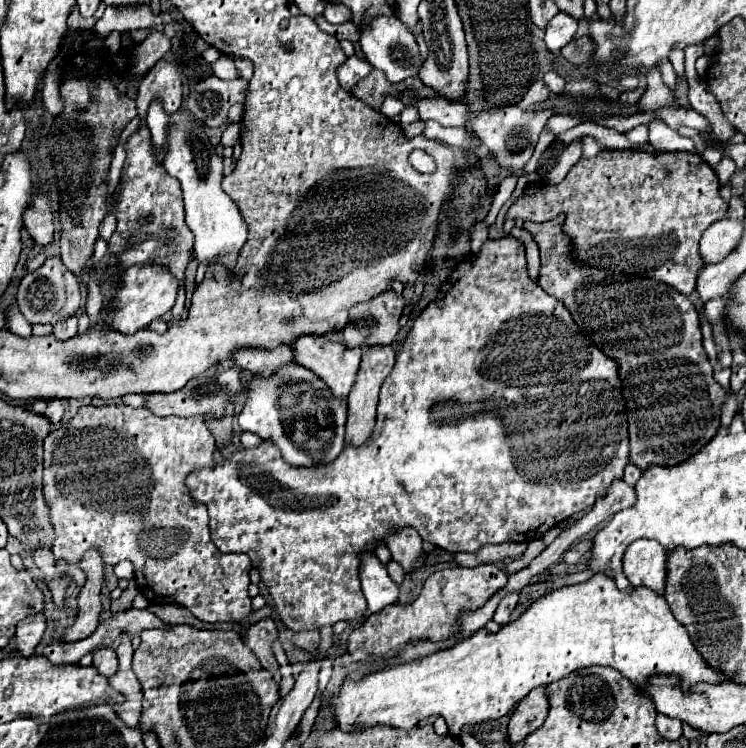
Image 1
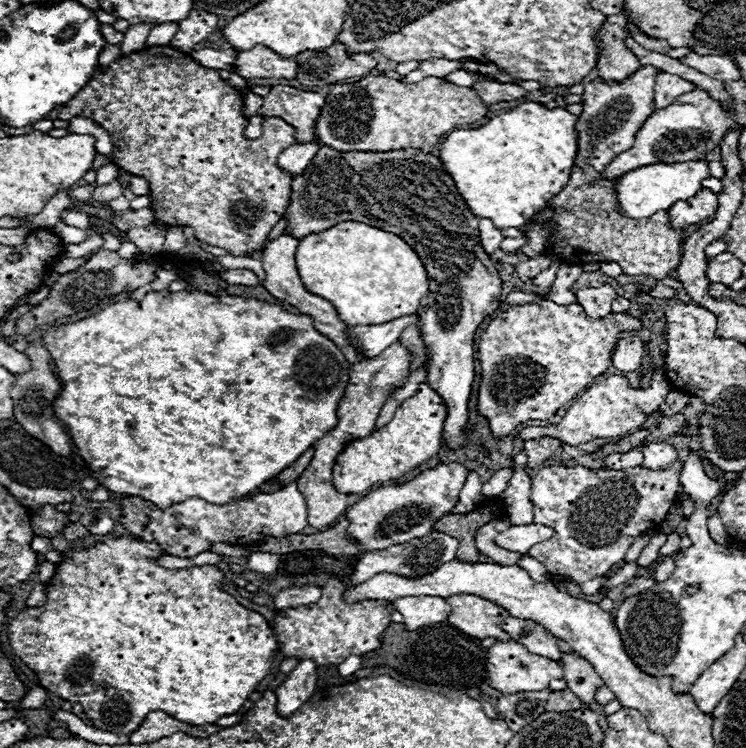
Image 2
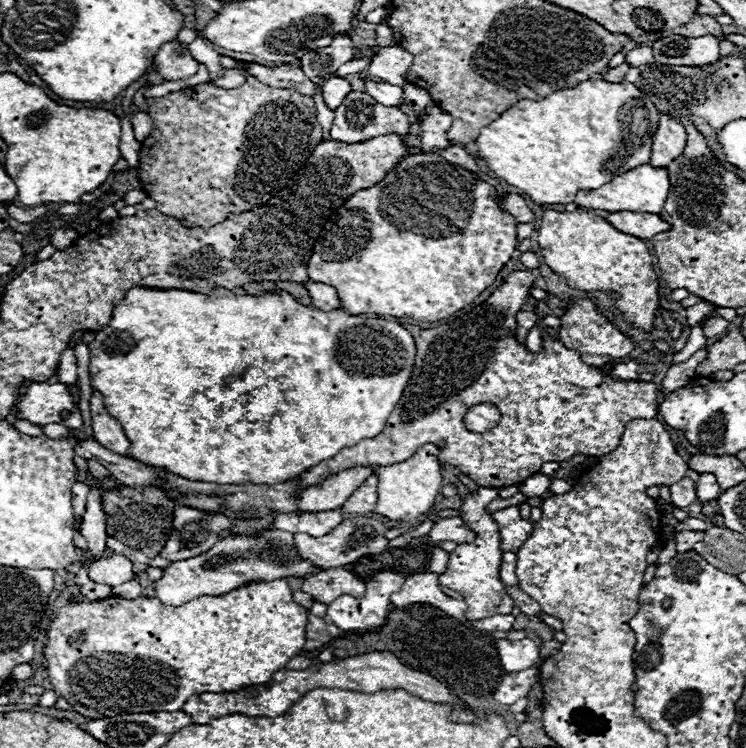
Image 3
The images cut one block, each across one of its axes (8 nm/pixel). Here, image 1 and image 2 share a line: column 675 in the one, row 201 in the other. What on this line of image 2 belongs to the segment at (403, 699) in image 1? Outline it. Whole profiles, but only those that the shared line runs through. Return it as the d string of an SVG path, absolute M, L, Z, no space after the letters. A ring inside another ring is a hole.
M690 160L690 162L672 162L672 164L650 164L626 172L618 186L616 198L618 208L628 218L648 218L658 210L668 210L678 200L688 200L702 190L702 180L708 178L708 166L704 160Z

